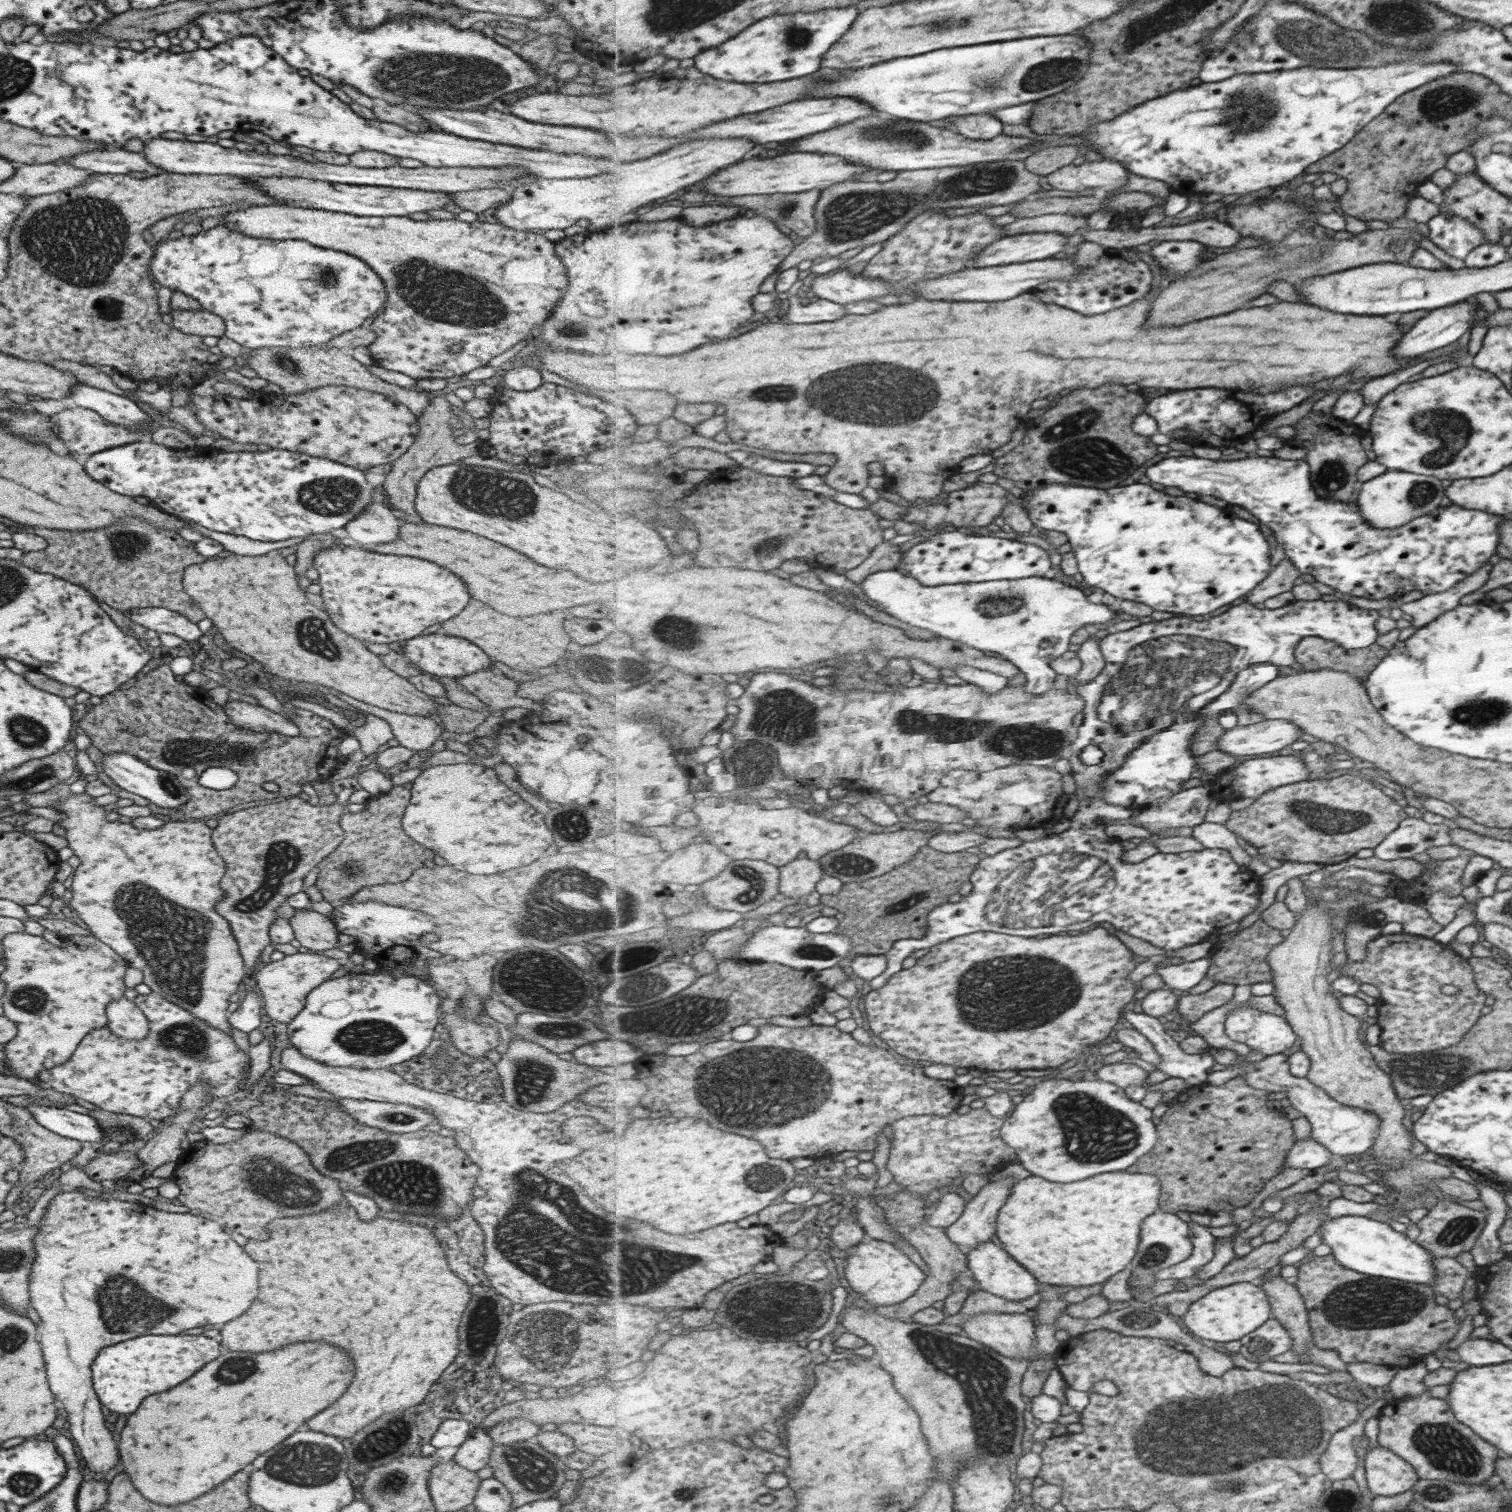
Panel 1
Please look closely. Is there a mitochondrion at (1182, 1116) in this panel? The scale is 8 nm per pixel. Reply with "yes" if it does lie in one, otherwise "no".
no

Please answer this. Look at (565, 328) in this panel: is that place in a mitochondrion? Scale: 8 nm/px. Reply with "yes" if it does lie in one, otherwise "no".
yes

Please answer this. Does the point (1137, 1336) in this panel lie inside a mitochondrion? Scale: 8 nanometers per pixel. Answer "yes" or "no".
no

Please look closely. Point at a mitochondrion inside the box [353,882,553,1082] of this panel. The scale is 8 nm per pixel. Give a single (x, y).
(463, 1008)

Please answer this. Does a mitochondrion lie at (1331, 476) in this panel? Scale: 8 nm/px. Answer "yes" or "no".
yes

